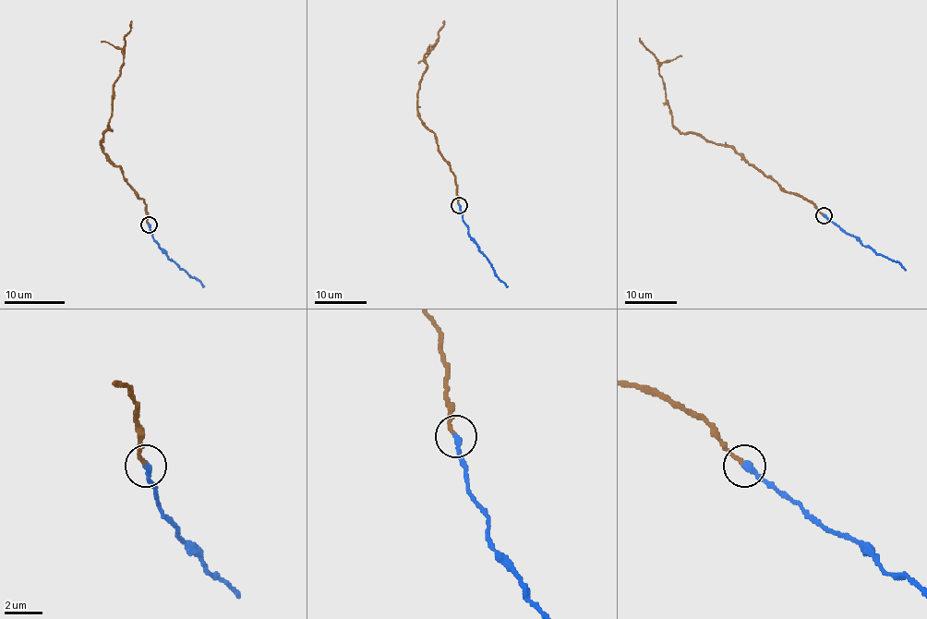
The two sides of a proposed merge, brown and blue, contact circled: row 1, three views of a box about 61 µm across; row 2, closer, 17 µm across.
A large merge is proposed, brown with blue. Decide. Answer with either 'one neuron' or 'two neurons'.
one neuron

